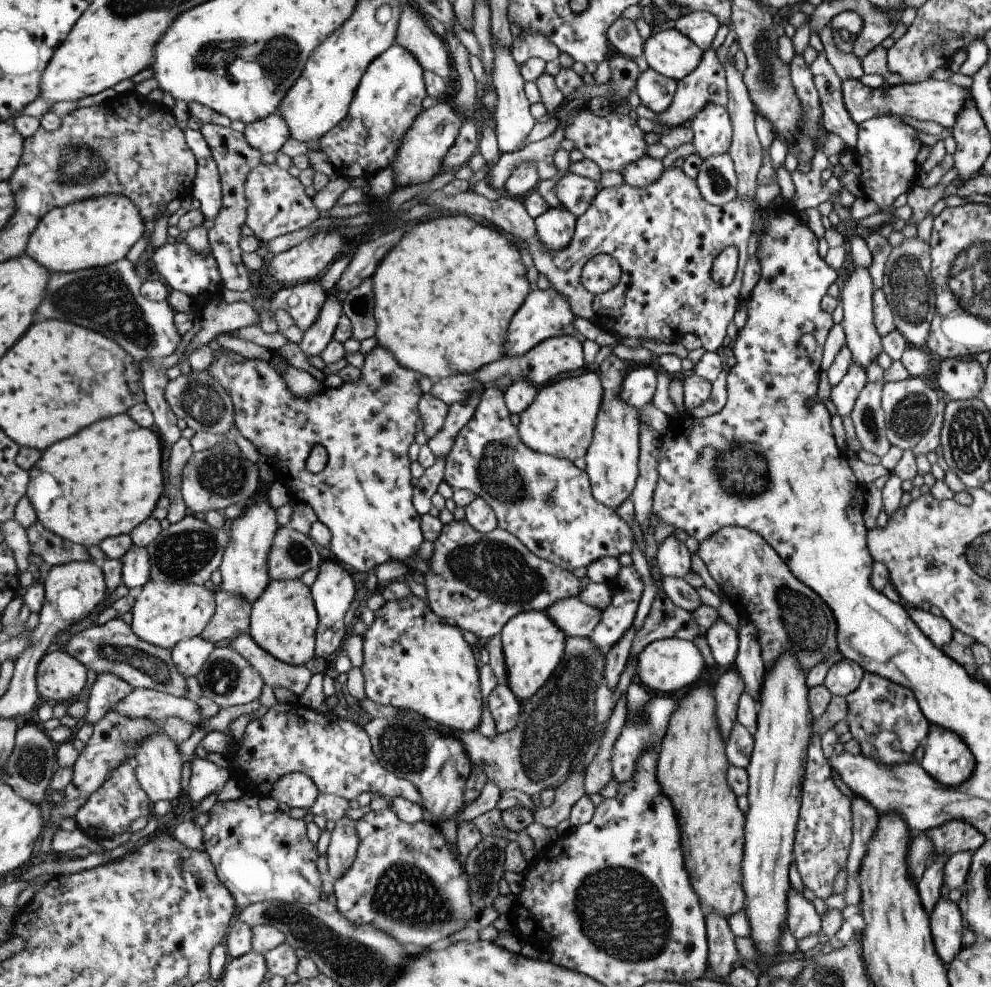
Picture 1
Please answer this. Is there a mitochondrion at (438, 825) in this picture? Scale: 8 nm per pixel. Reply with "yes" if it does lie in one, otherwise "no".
no

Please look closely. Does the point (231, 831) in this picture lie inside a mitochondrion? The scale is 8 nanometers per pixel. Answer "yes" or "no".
no

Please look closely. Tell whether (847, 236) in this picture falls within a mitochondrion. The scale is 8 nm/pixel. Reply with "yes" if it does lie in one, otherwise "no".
no

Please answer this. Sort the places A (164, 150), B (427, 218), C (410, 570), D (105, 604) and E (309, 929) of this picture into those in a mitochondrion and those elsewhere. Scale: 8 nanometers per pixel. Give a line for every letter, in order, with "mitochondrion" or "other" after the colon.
A: other
B: other
C: other
D: other
E: mitochondrion

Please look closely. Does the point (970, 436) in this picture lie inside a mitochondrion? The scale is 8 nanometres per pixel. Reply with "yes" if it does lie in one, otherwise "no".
yes

